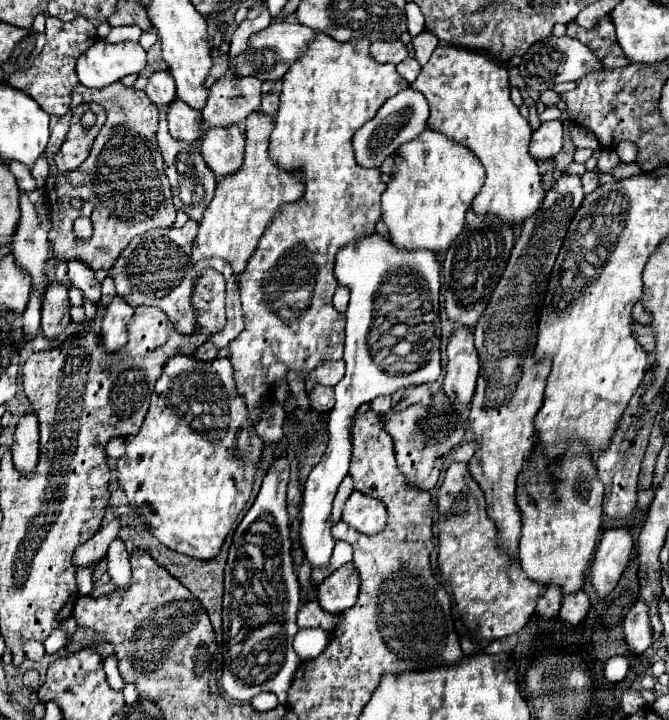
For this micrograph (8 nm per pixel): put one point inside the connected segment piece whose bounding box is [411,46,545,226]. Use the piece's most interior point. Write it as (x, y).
(468, 91)

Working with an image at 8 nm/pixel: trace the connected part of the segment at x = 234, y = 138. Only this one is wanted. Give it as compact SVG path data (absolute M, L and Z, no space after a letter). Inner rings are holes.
M241 126L211 128L201 142L201 154L217 178L237 172L243 164L245 132Z

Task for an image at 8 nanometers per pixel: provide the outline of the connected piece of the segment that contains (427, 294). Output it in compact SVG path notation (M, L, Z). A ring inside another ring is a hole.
M373 232L371 236L363 236L359 240L351 240L345 244L337 256L335 256L335 280L339 286L347 286L351 292L349 308L345 312L347 316L347 328L345 328L345 364L347 374L345 378L335 386L335 398L337 404L329 414L327 430L329 430L329 442L323 458L319 464L311 470L305 488L303 488L303 502L301 502L301 546L305 550L305 558L311 562L311 566L327 568L331 560L331 552L335 546L335 538L331 536L331 506L333 498L337 494L339 484L347 476L349 462L351 462L351 420L357 412L357 408L365 402L371 402L377 396L383 394L397 394L403 392L411 384L429 384L435 382L441 374L441 362L439 362L439 334L441 324L437 320L439 316L439 290L441 290L441 264L431 250L415 250L407 252L397 248L389 238ZM413 292L413 314L421 316L421 320L433 320L437 322L437 338L433 334L433 350L431 358L427 362L419 362L417 370L413 372L399 372L391 374L389 366L383 368L383 364L377 364L369 350L369 328L373 322L373 308L375 308L375 294L411 294Z

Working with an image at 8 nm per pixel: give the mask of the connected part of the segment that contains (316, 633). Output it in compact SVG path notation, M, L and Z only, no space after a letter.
M305 628L299 630L295 636L295 652L303 658L303 660L311 660L315 656L319 656L319 652L323 652L323 648L327 648L327 640L329 634L321 628Z

